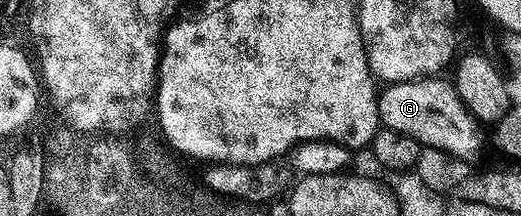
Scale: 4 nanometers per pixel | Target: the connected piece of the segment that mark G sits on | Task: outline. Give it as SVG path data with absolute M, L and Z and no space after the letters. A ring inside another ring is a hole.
M435 75L420 77L417 81L387 84L378 95L378 120L385 128L400 131L400 135L416 139L423 147L431 145L463 163L469 163L482 153L483 126L464 107L453 84L442 79Z

